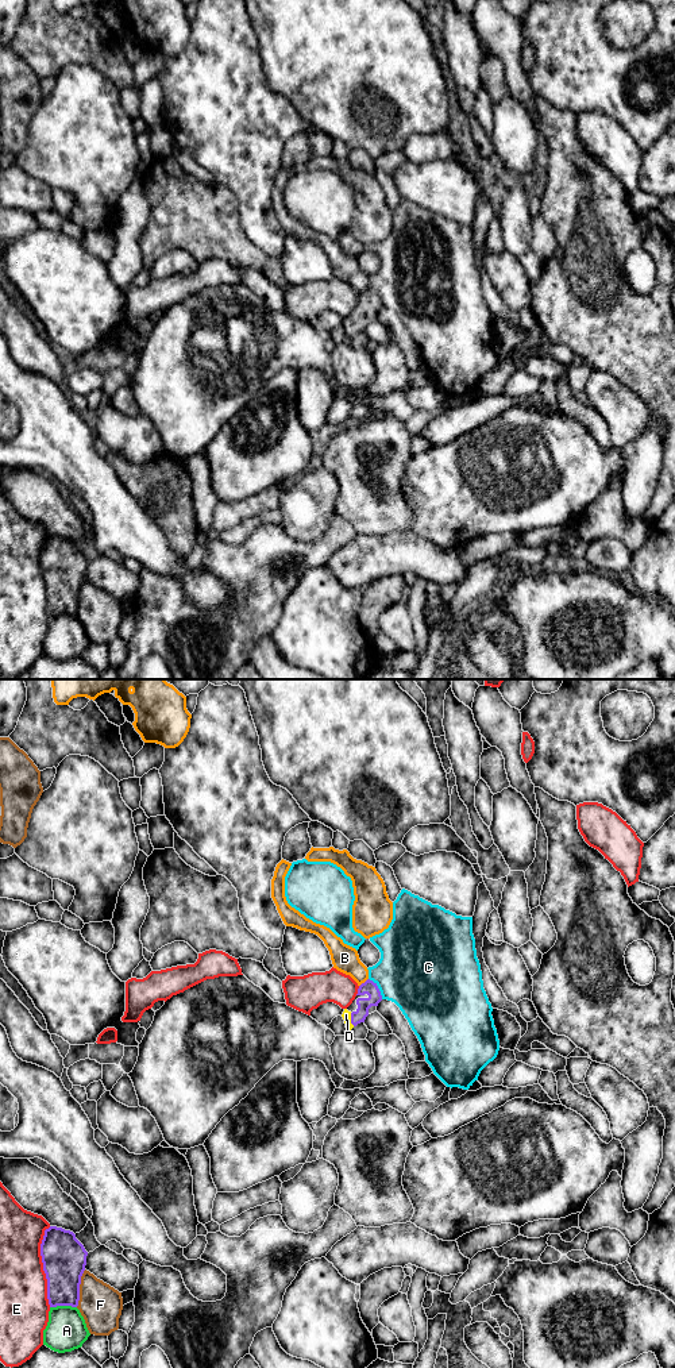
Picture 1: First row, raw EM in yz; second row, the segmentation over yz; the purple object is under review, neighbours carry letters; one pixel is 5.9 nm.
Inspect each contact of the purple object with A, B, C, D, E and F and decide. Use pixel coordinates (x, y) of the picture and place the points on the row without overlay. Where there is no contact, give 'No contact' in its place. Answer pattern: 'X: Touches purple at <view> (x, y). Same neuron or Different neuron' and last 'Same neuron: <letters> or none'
A: Touches purple at yz (62, 613). Different neuron
B: Touches purple at yz (365, 291). Different neuron
C: Touches purple at yz (378, 297). Different neuron
D: Touches purple at yz (351, 328). Same neuron
E: Touches purple at yz (43, 575). Different neuron
F: Touches purple at yz (78, 597). Different neuron
Same neuron: D

